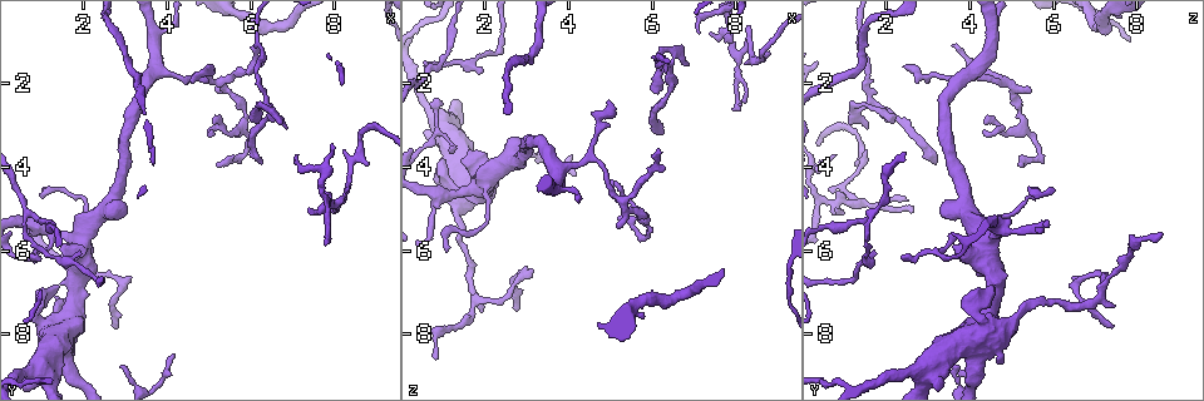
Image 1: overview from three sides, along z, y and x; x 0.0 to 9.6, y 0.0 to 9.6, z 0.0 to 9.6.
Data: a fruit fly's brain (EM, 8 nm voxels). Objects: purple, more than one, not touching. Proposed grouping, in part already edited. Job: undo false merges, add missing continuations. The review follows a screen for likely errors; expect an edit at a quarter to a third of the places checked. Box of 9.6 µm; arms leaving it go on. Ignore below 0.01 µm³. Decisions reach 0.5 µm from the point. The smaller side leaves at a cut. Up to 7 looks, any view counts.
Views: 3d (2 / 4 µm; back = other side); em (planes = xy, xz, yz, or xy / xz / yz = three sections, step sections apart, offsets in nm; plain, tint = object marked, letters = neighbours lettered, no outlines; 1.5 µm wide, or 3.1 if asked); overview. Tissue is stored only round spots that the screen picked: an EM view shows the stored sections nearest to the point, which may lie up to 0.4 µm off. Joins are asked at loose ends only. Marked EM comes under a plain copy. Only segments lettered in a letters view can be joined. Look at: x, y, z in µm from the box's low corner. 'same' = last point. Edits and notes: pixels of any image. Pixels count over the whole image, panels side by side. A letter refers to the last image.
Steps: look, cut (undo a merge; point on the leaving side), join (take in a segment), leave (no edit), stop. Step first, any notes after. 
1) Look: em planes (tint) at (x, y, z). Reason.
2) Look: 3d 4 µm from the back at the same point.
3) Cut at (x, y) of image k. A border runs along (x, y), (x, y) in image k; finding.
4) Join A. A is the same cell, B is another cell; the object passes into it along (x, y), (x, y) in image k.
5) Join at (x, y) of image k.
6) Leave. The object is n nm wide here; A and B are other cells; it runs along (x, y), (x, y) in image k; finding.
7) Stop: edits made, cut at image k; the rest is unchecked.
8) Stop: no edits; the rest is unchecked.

Look: 3d 2 µm at (2.65, 7.70, 7.45). Free end.

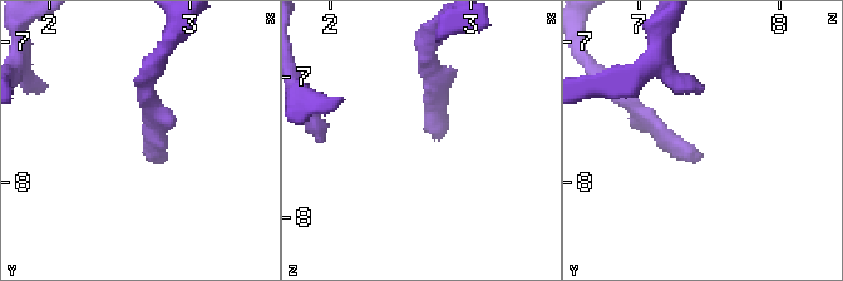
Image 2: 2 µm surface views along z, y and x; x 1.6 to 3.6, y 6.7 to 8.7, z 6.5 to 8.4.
Look: em planes (letters) at (2.72, 7.74, 7.42).

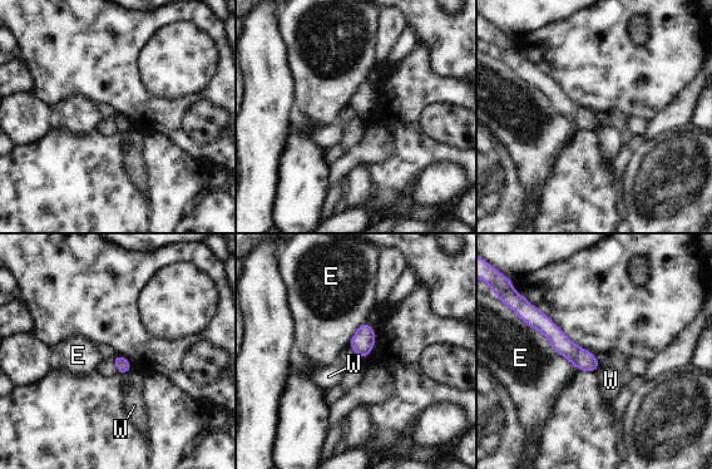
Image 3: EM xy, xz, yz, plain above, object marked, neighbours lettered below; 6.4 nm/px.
Leave. E and W are other cells; none of them fits.

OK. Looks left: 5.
Look: 3d 2 µm at (1.05, 4.55, 6.00).

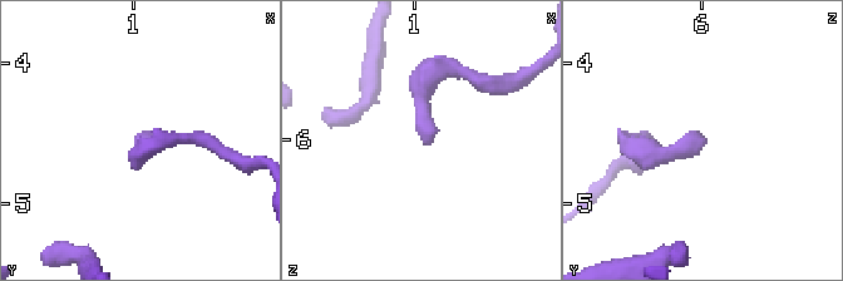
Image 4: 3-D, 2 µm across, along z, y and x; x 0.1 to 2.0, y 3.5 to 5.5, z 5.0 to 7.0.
Look: em planes (letters) at (1.14, 4.54, 6.02).

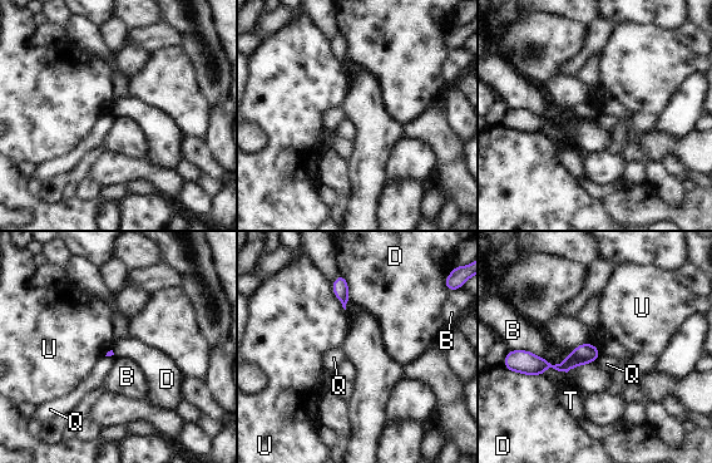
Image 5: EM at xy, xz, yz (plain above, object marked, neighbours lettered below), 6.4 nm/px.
Leave. The longest contact is with B, 360 nm; B, D, Q, T and U are other cells; none of them fits.

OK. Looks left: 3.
Look: em xz step 8 (letters) at (5.20, 2.05, 4.80). Three arms meet.

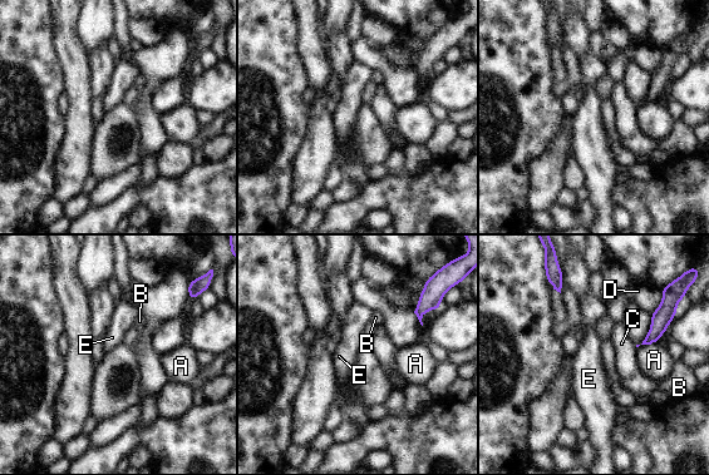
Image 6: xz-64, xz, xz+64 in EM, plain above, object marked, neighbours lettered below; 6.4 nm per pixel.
Look: em planes (letters) at the same point. Cut it another way.

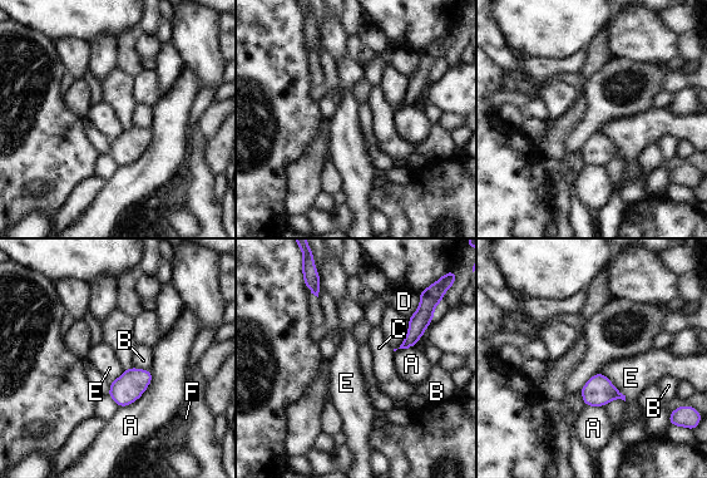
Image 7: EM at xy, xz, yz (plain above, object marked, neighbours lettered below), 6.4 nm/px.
Leave. A, B, C, D, E and F are other cells; all the same cell.

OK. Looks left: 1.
Stop: no edits; the rest is unchecked.

